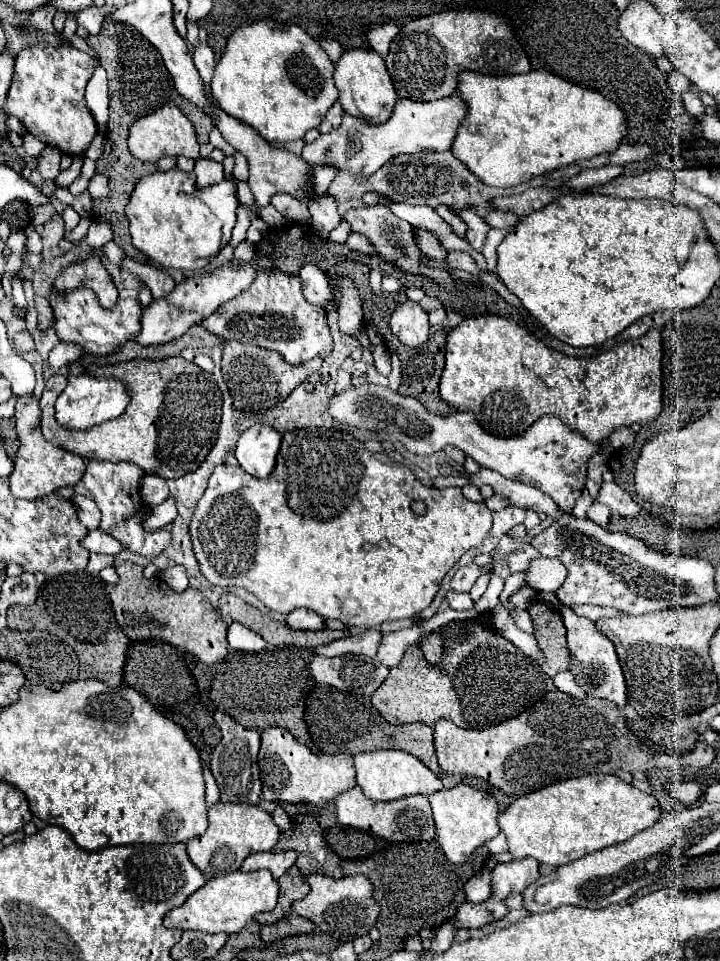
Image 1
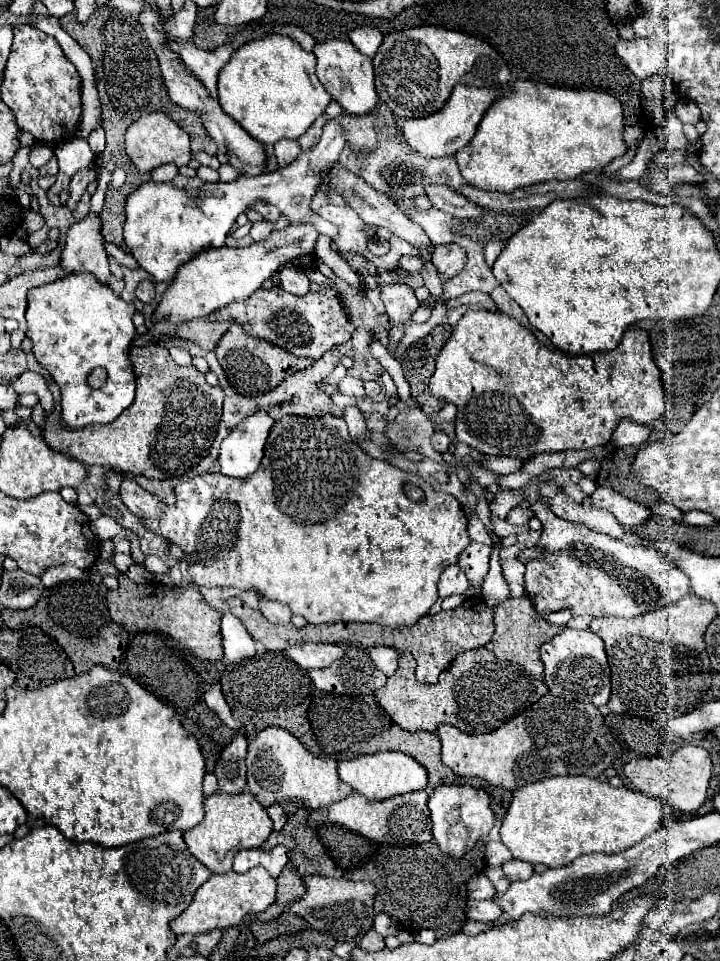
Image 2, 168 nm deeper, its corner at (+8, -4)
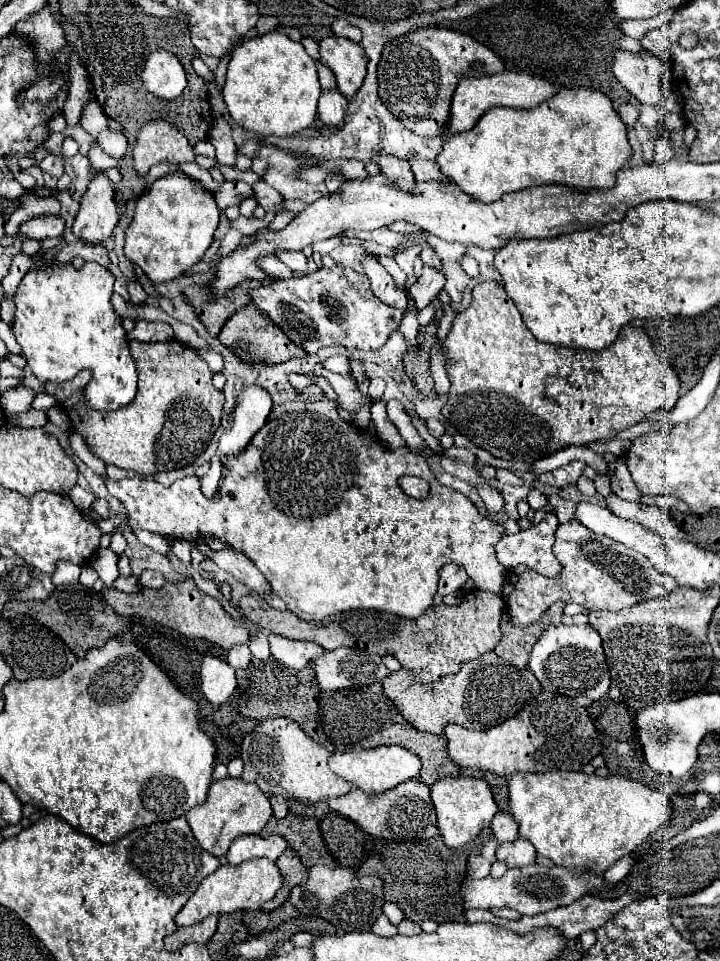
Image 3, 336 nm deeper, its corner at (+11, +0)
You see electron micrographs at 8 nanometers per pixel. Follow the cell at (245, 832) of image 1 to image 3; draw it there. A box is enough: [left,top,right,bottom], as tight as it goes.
[187,776,273,860]

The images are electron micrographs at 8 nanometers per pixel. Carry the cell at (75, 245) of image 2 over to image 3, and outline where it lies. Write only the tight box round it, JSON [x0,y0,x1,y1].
[73,176,119,242]

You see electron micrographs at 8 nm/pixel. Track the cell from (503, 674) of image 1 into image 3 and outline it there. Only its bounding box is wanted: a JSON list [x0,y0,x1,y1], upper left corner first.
[383,602,565,734]

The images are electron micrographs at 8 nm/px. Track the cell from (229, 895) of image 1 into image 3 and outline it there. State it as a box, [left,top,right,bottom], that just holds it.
[175,858,283,926]

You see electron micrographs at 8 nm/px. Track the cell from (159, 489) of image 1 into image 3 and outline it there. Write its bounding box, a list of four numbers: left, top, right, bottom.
[69,398,507,622]

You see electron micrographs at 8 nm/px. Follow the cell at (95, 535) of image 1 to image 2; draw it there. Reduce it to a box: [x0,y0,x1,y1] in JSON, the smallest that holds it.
[144,556,168,574]

